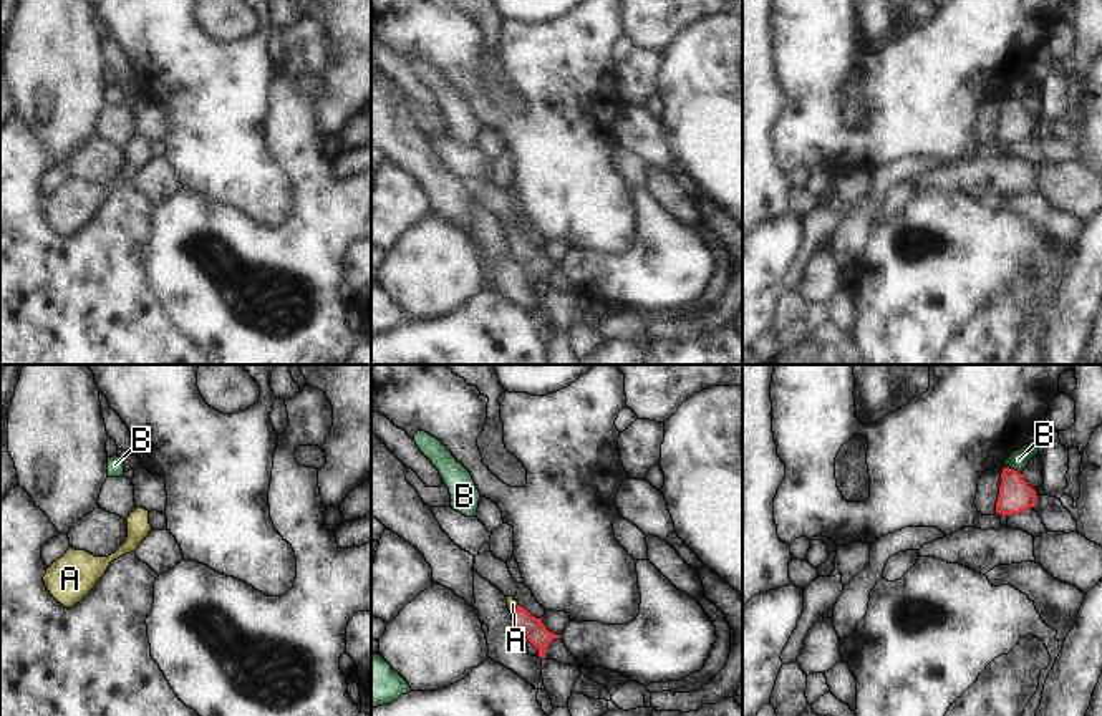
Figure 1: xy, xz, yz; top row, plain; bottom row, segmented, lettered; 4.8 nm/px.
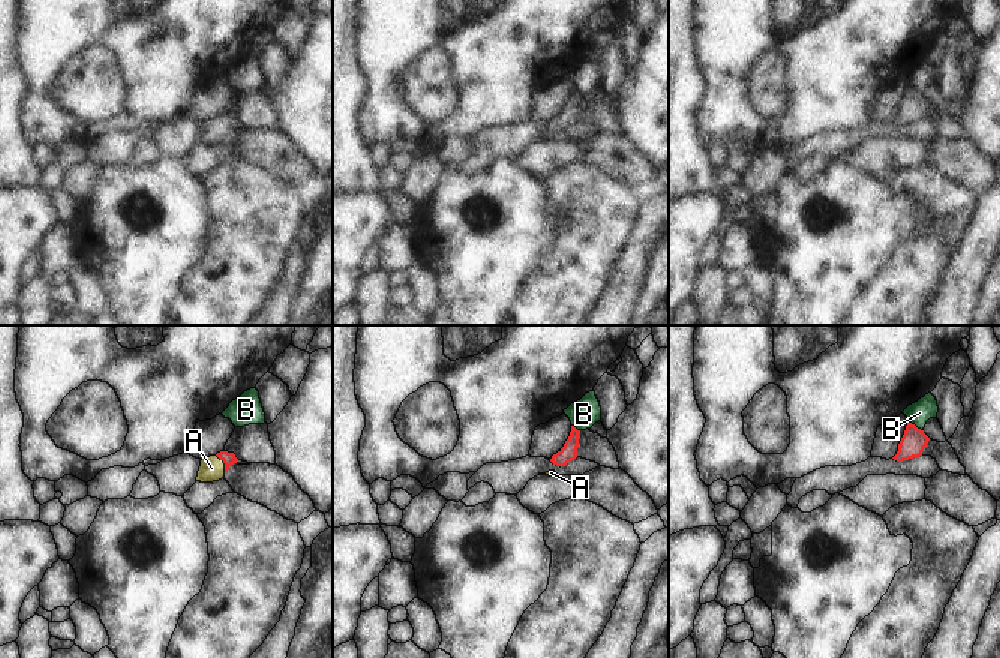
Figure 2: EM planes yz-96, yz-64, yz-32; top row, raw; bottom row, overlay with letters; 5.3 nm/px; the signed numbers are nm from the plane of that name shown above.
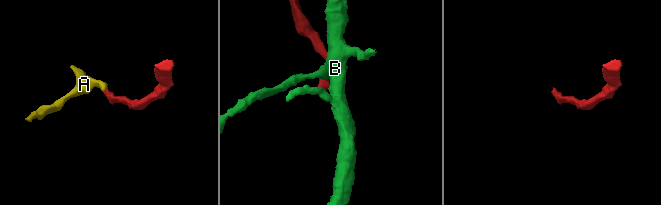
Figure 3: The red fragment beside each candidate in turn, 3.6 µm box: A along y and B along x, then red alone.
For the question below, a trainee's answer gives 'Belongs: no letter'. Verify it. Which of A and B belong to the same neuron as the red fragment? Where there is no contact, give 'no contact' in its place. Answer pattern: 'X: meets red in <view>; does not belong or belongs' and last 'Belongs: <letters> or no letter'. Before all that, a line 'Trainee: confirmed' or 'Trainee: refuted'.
Trainee: refuted
A: meets red in xz; belongs
B: meets red in yz; does not belong
Belongs: A

